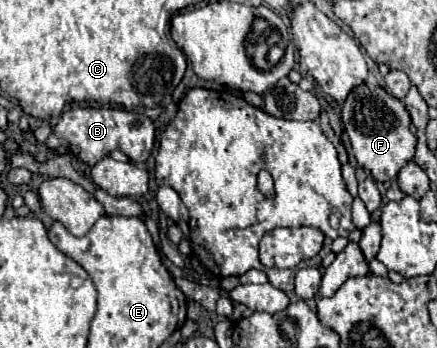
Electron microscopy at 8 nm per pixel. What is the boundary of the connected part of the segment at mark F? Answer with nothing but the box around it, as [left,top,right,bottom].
[342,84,418,182]

